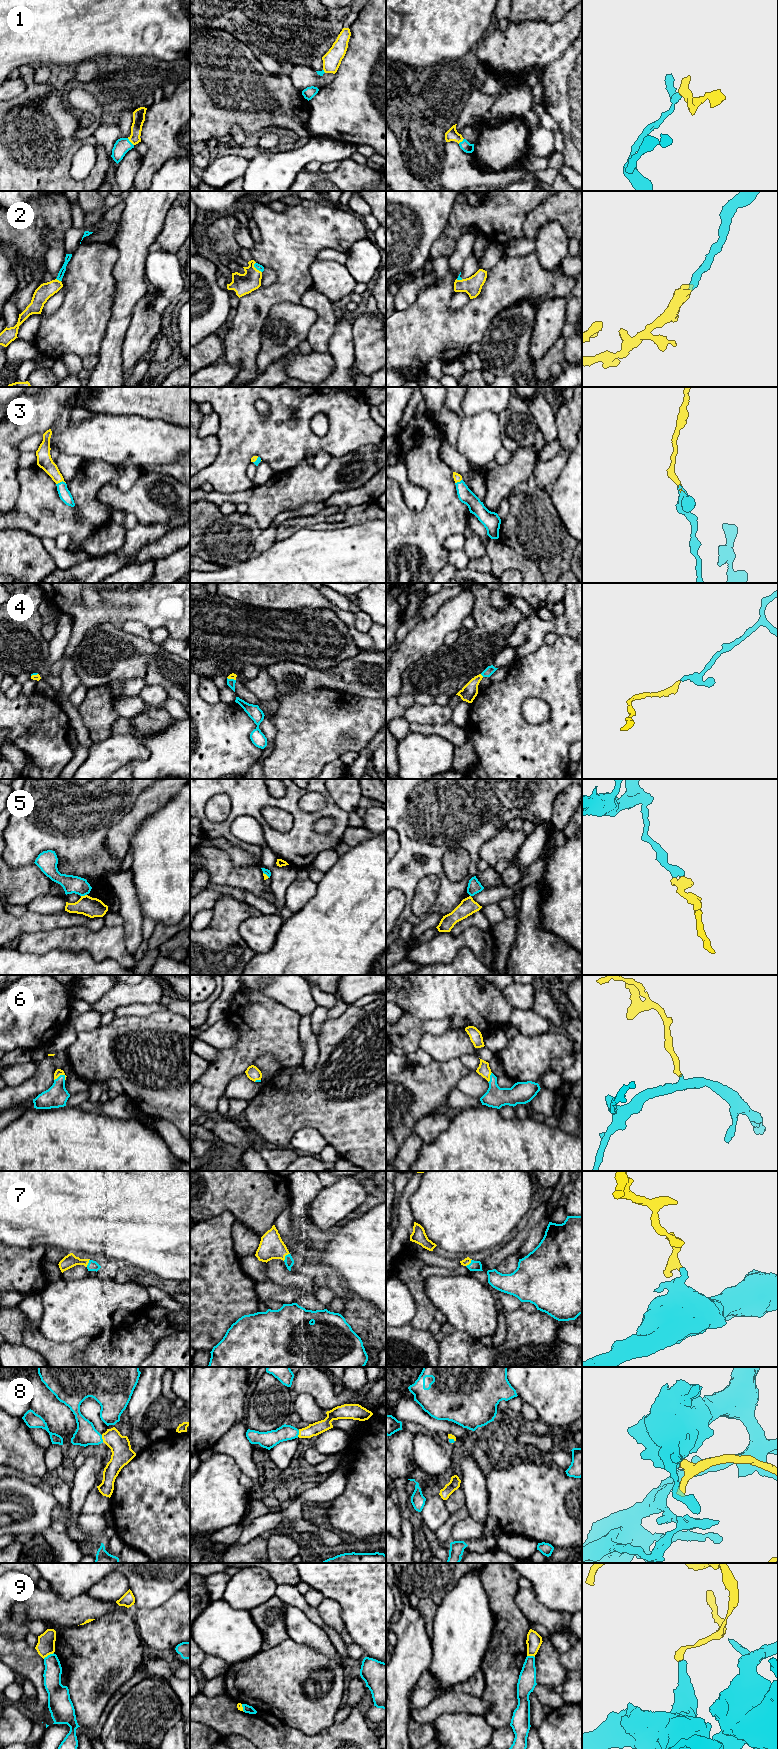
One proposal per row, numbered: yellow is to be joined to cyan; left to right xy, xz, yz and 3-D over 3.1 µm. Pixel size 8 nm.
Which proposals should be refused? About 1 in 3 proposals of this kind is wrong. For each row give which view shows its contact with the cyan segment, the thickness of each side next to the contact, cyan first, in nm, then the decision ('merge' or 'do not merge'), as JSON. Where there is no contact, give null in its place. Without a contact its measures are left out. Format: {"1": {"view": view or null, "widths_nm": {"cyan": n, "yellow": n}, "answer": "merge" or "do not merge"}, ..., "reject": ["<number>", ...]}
{"1": {"view": "xy", "widths_nm": {"cyan": 120, "yellow": 100}, "answer": "merge"}, "2": {"view": "xy", "widths_nm": {"cyan": 50, "yellow": 120}, "answer": "merge"}, "3": {"view": "xy", "widths_nm": {"cyan": 90, "yellow": 120}, "answer": "merge"}, "4": {"view": "yz", "widths_nm": {"cyan": 70, "yellow": 130}, "answer": "merge"}, "5": {"view": "xy", "widths_nm": {"cyan": 140, "yellow": 160}, "answer": "do not merge"}, "6": {"view": "xy", "widths_nm": {"cyan": 180, "yellow": 60}, "answer": "merge"}, "7": {"view": "xz", "widths_nm": {"cyan": 70, "yellow": 200}, "answer": "merge"}, "8": {"view": "xy", "widths_nm": {"cyan": 180, "yellow": 170}, "answer": "merge"}, "9": {"view": "xy", "widths_nm": {"cyan": 140, "yellow": 140}, "answer": "do not merge"}, "reject": ["5", "9"]}

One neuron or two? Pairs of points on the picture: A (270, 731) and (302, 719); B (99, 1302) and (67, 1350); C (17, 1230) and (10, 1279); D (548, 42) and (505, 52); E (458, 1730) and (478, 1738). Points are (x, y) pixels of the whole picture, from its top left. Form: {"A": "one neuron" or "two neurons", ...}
{"A": "two neurons", "B": "two neurons", "C": "two neurons", "D": "one neuron", "E": "one neuron"}

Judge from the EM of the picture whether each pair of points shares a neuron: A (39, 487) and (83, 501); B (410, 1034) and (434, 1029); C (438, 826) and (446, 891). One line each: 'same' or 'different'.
A: same
B: same
C: same

